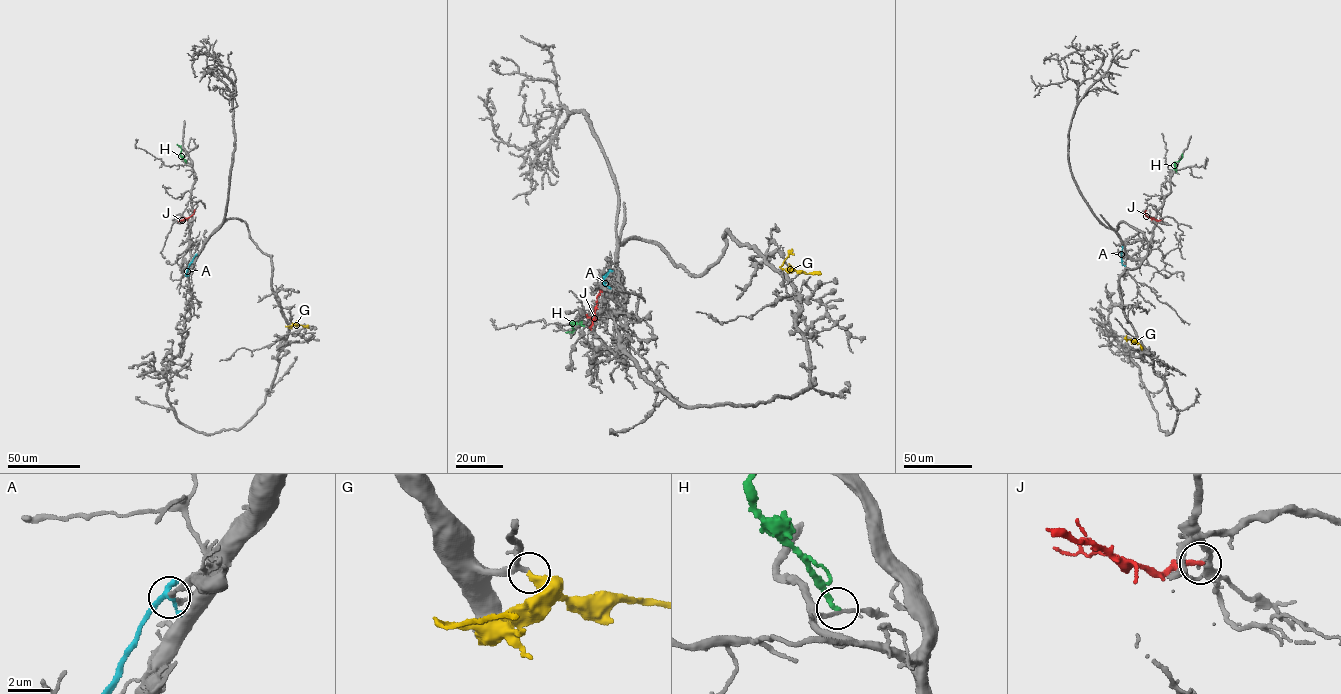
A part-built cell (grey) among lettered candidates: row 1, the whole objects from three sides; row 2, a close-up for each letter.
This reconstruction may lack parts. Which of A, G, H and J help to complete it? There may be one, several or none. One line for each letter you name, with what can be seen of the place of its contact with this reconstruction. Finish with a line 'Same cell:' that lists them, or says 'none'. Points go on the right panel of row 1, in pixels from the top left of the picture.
G: (1135, 339)
Same cell: G

